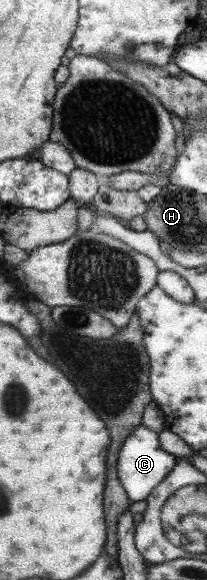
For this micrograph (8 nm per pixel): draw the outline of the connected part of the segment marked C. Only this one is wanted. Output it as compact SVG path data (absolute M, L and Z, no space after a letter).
M142 424L125 440L121 448L121 484L127 490L131 503L146 500L153 488L163 480L175 466L177 457L161 448L157 432L145 428Z

